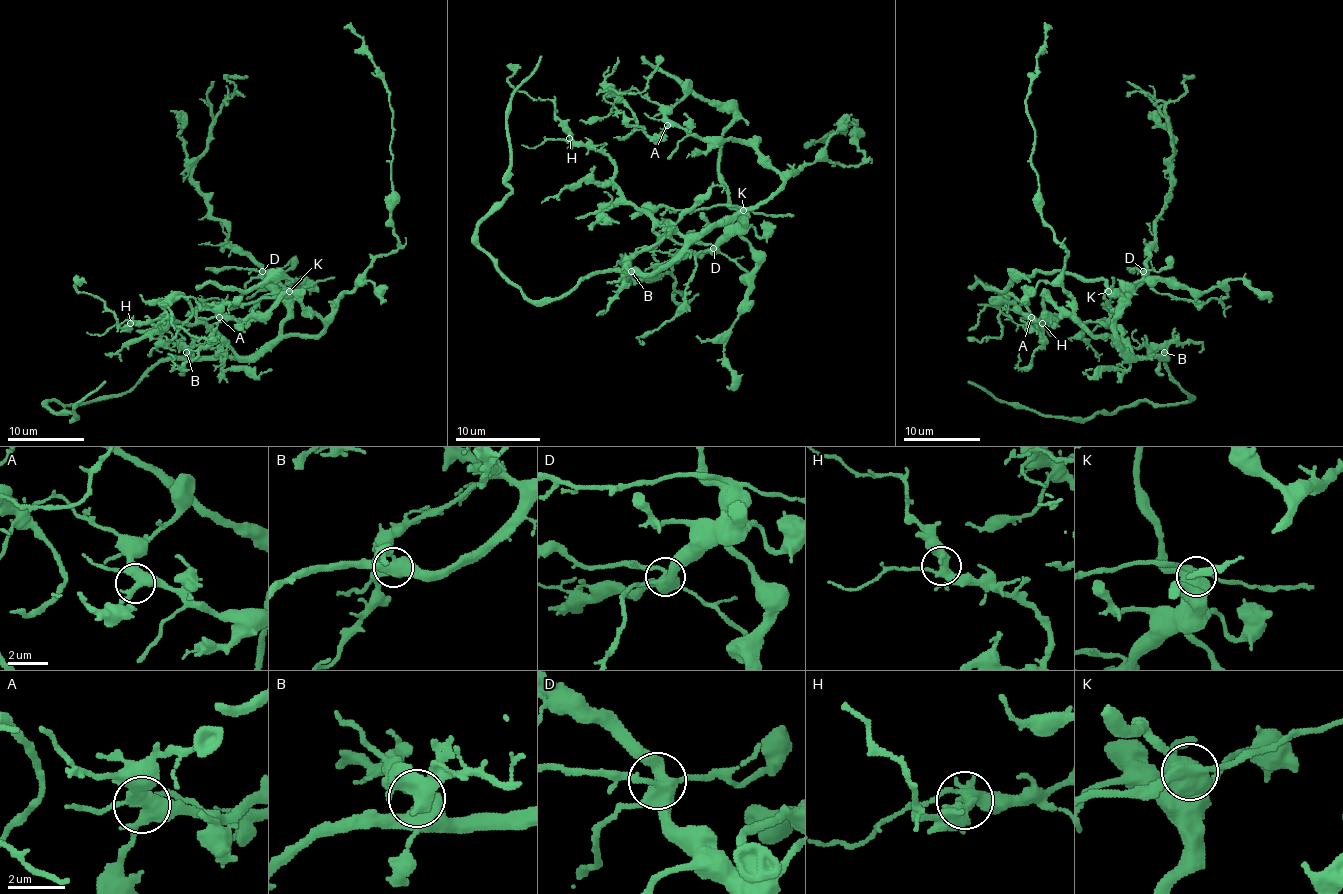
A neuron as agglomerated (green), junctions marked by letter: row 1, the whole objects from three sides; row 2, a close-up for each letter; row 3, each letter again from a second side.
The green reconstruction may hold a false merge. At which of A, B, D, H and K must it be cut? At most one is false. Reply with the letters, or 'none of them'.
none of them

